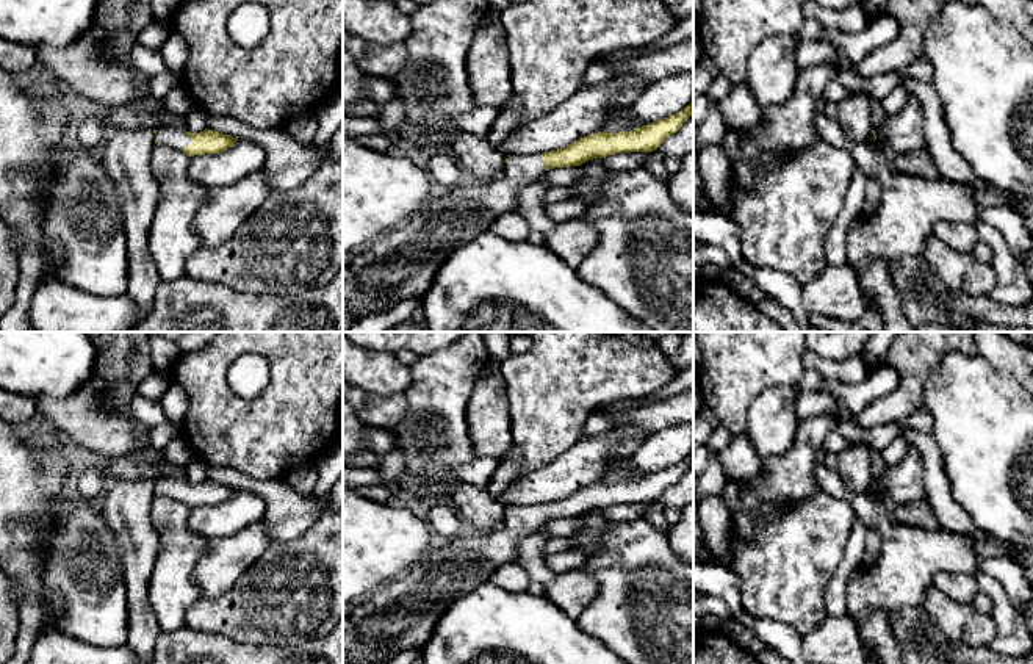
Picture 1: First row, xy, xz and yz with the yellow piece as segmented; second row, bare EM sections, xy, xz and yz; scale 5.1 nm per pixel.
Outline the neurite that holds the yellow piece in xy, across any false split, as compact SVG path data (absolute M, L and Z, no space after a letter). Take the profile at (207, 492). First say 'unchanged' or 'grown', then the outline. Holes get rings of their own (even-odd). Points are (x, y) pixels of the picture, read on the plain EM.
grown; M174 479L153 481L155 495L182 500L189 507L219 504L232 498L238 489L205 479L200 484Z

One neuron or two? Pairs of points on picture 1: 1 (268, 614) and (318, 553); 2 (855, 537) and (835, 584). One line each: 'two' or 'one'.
1: one
2: one

